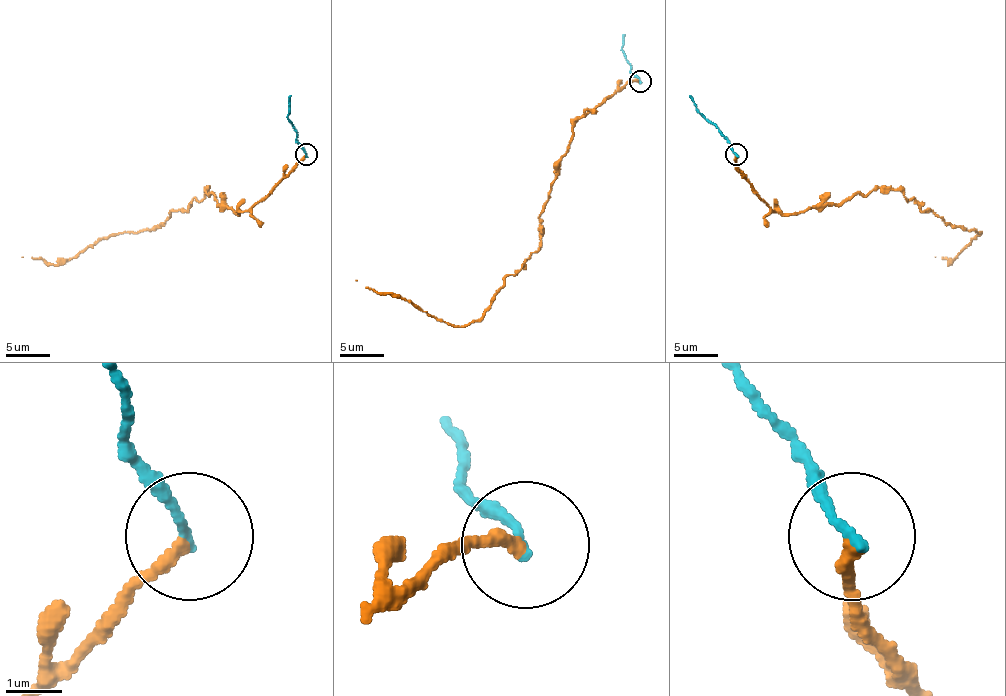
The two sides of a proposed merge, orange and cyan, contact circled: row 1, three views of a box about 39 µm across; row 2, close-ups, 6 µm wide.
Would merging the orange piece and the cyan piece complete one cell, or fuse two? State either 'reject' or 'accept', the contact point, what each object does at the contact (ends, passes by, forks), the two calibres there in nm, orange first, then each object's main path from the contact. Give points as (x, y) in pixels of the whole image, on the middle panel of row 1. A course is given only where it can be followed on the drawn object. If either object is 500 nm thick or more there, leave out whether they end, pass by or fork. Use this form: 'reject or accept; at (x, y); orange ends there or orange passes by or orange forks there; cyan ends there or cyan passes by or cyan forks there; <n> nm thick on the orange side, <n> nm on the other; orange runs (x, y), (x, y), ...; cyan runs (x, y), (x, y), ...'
reject; at (640, 81); orange ends there; cyan ends there; 220 nm thick on the orange side, 170 nm on the other; orange runs (641, 80), (627, 80), (579, 118), (545, 203), (539, 249), (507, 276), (476, 321), (436, 321), (356, 281); cyan runs (641, 80), (630, 69), (621, 49), (625, 34)

